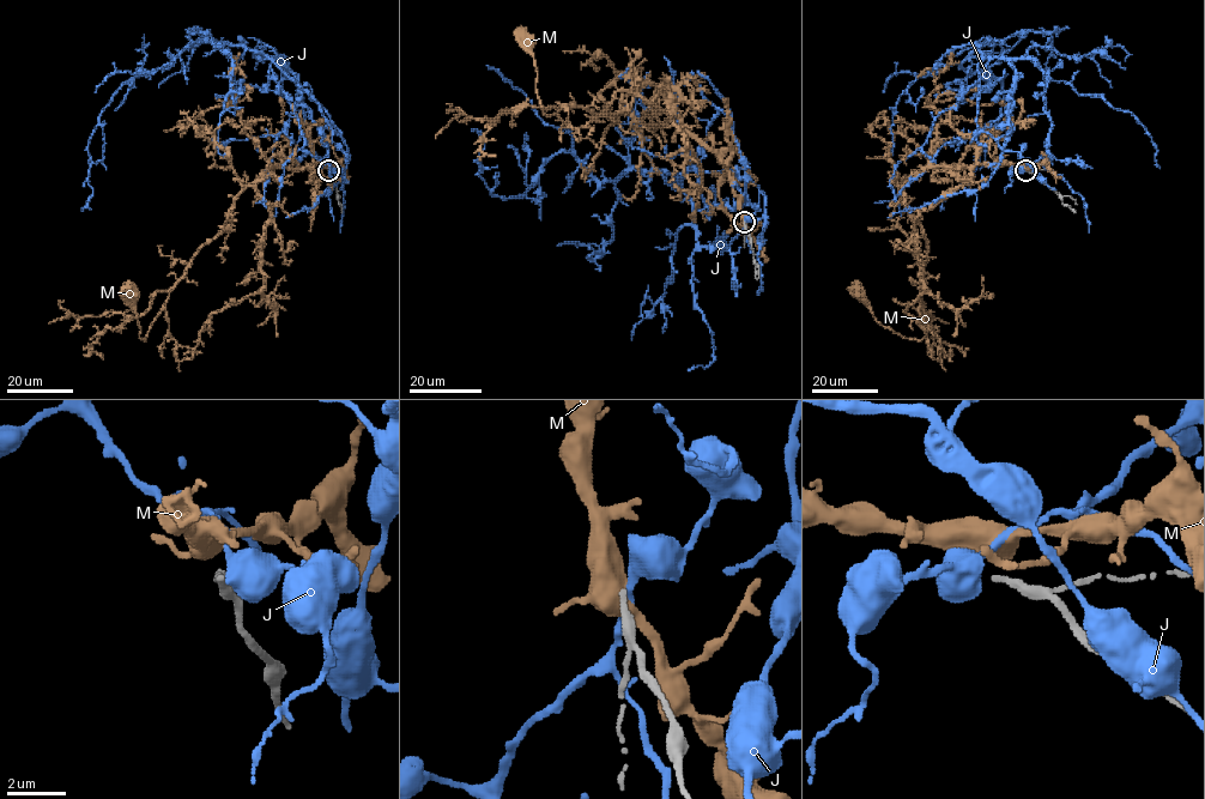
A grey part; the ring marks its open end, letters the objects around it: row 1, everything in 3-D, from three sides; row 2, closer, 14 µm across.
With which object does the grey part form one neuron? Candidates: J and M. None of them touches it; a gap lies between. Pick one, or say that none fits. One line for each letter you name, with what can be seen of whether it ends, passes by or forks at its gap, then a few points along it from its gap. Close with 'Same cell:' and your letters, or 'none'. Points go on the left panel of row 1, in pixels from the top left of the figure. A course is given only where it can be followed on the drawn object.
Same cell: none

